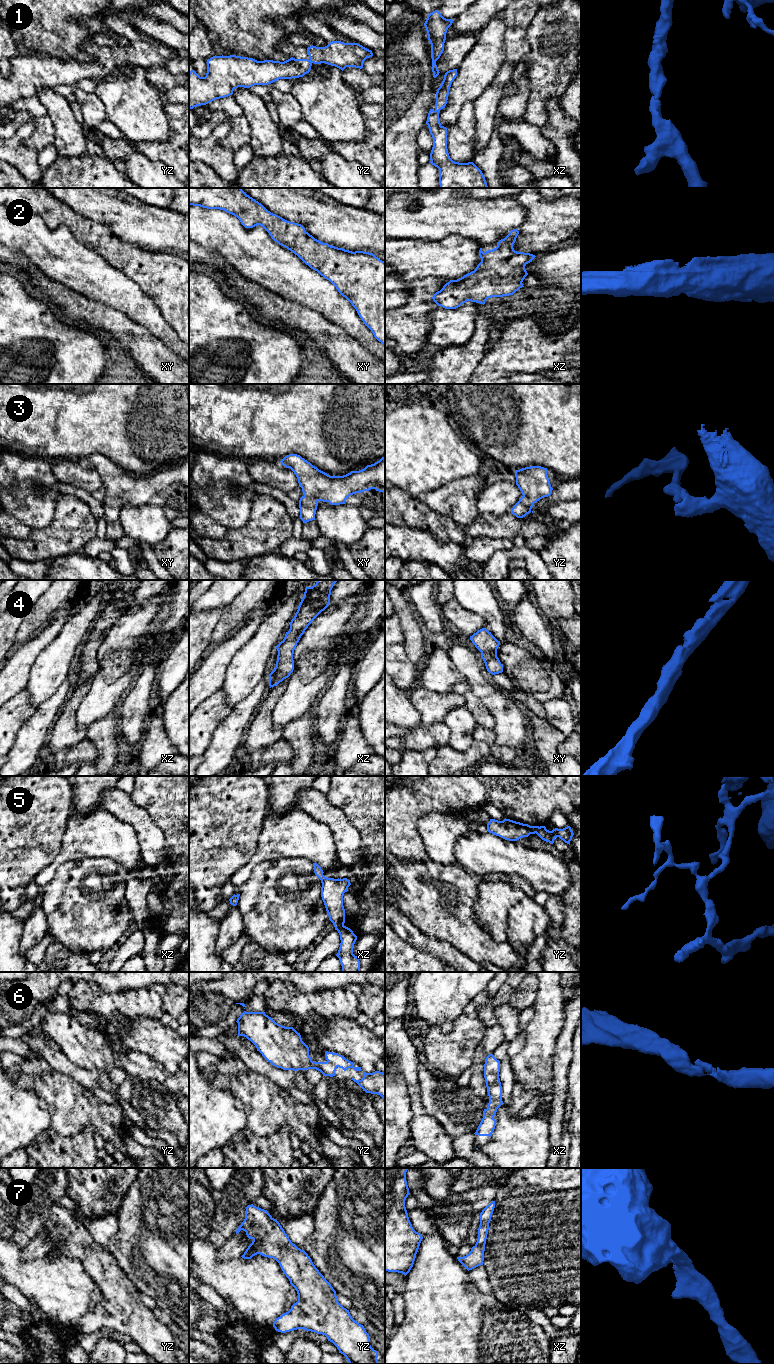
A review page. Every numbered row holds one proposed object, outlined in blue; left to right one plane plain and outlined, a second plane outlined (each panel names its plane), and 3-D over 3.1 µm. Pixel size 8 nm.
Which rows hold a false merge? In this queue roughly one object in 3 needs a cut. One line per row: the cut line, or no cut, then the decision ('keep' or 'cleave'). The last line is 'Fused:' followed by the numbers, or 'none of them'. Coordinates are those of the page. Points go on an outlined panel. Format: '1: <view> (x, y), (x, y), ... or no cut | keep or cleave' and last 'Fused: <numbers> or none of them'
1: no cut | keep
2: no cut | keep
3: no cut | keep
4: no cut | keep
5: xz (344, 926), (337, 930) | cleave
6: no cut | keep
7: no cut | keep
Fused: 5

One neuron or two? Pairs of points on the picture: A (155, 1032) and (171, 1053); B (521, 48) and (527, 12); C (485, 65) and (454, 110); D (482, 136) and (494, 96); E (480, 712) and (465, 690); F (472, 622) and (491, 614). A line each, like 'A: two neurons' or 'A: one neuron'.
A: one neuron
B: one neuron
C: one neuron
D: one neuron
E: one neuron
F: two neurons

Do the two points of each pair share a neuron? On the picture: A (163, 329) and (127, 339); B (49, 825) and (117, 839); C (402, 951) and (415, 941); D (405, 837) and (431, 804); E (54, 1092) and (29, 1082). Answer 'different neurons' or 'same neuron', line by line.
A: different neurons
B: different neurons
C: different neurons
D: same neuron
E: same neuron

